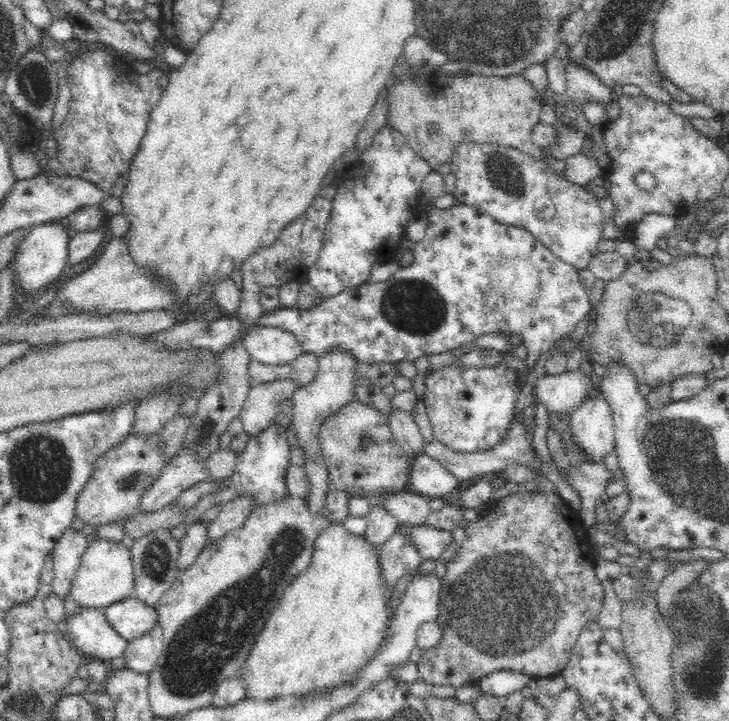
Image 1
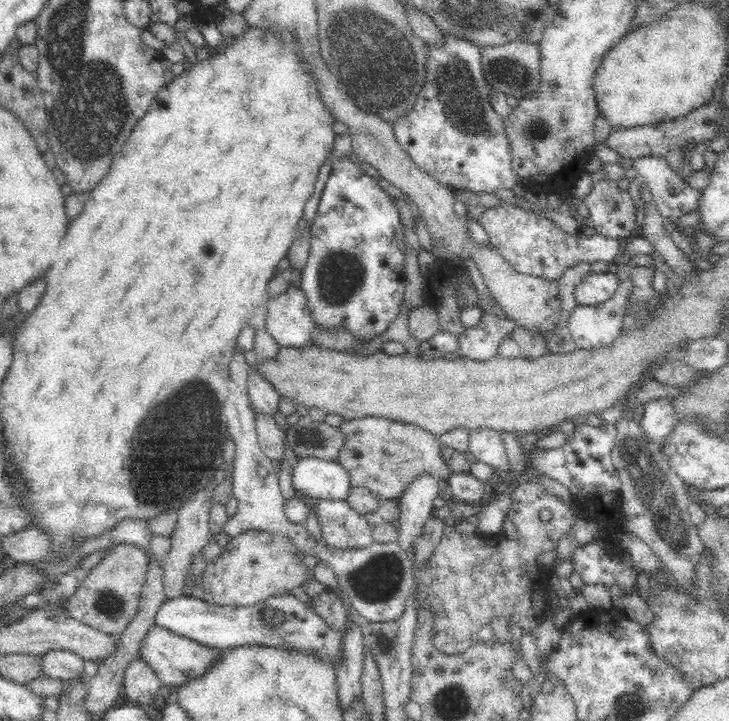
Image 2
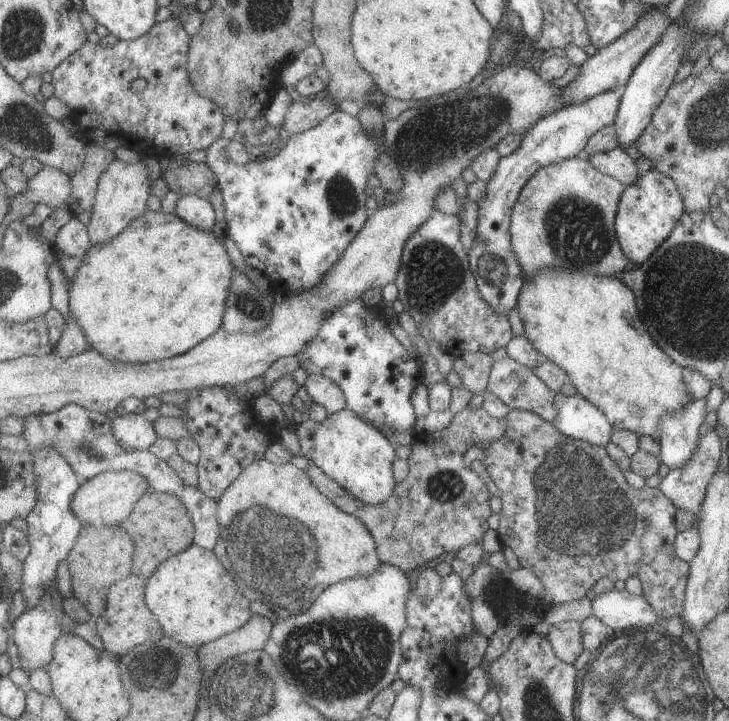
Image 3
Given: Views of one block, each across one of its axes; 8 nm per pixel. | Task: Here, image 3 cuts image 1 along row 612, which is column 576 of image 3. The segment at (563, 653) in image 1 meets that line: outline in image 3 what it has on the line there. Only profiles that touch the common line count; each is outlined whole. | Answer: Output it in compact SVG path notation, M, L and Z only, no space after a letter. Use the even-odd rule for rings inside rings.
M512 409L506 416L506 419L508 420L509 428L505 436L492 442L487 447L474 447L478 447L484 453L485 458L484 461L481 462L501 493L500 498L503 507L499 514L500 523L497 529L500 534L500 539L505 546L509 546L515 552L521 567L532 571L537 578L543 581L547 590L546 596L542 598L543 604L546 606L553 606L582 599L585 597L585 594L591 590L591 586L593 586L594 582L599 580L602 576L607 576L607 578L612 581L624 581L628 576L635 576L635 578L639 579L640 585L642 586L642 597L651 605L651 608L654 609L654 613L659 618L663 619L663 625L667 617L679 616L683 610L688 563L677 558L674 553L674 538L678 532L676 531L674 523L676 508L673 506L673 503L657 487L651 488L645 486L642 489L636 489L630 484L627 484L625 474L623 474L621 469L607 456L605 447L592 445L590 442L584 441L583 439L567 436L565 433L562 433L555 424L547 422L542 416L531 411Z

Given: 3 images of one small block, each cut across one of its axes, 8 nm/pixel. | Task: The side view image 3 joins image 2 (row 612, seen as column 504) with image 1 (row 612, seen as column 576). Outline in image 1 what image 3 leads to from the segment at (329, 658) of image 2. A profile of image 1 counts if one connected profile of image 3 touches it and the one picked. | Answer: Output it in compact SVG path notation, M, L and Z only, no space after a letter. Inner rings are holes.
M128 596L103 609L108 623L131 641L140 638L159 624L158 611L155 605L146 603L138 596Z

